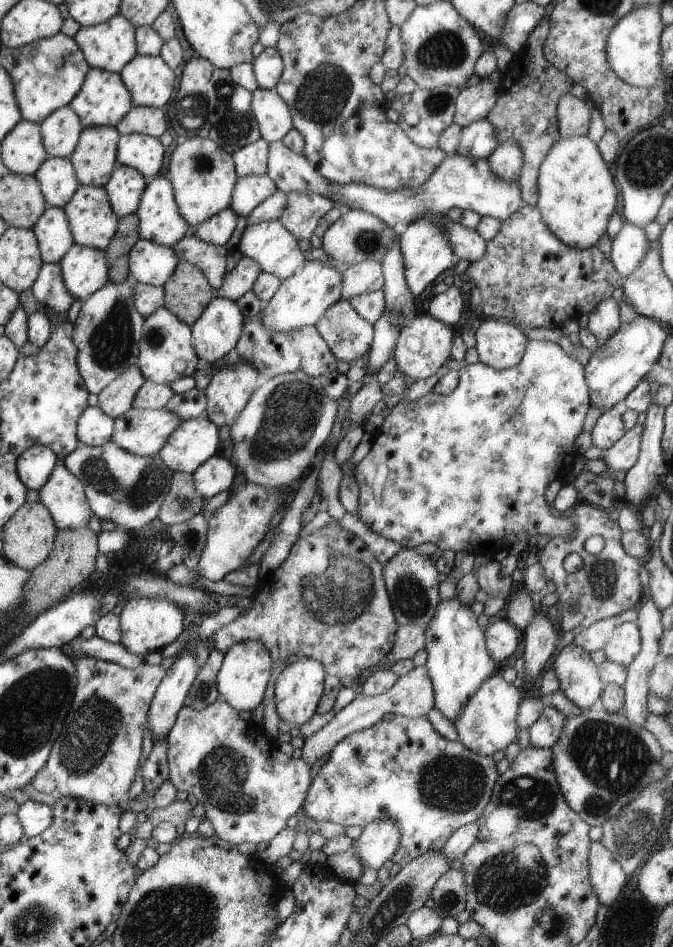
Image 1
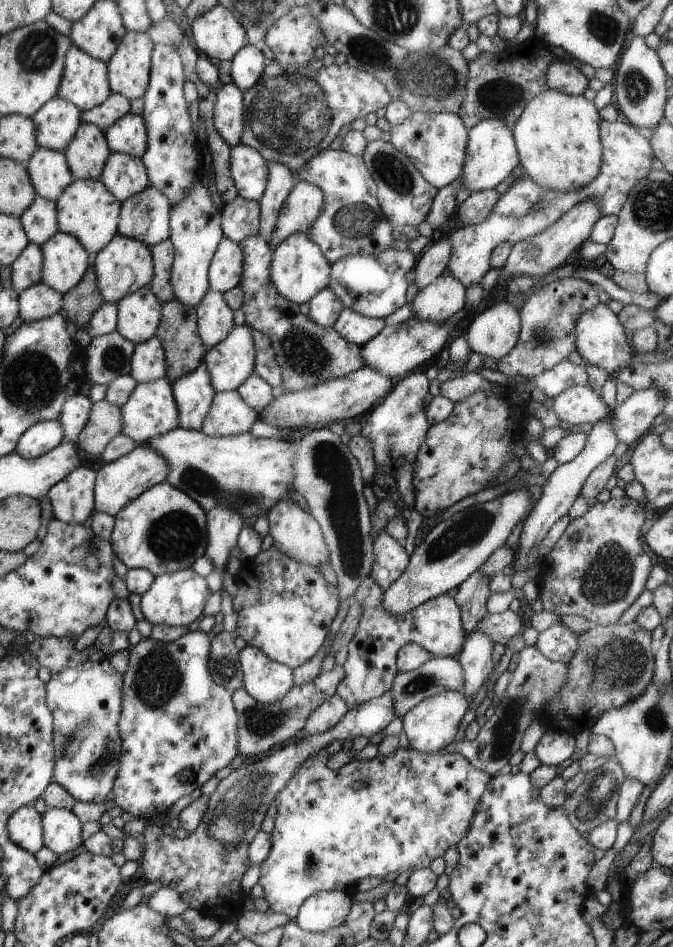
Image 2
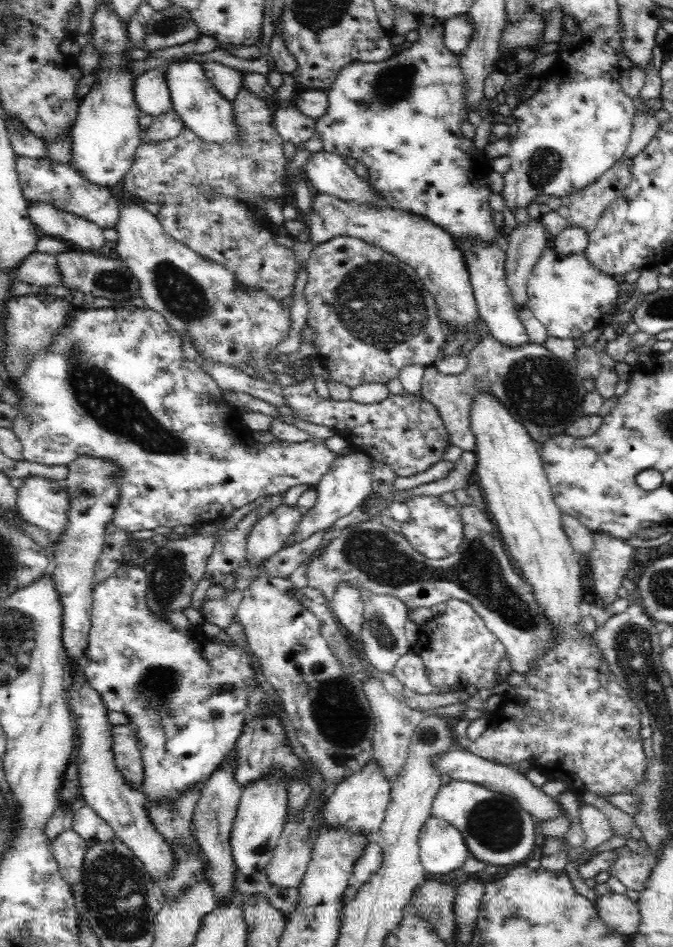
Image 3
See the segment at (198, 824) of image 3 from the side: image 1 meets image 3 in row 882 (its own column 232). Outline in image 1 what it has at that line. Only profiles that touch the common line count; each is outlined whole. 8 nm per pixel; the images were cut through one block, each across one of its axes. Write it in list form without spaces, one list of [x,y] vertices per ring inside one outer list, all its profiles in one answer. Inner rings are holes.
[[[225,208],[217,214],[213,214],[209,220],[201,222],[194,231],[190,231],[190,234],[202,242],[223,246],[231,238],[231,234],[237,226],[237,217],[231,208]]]

